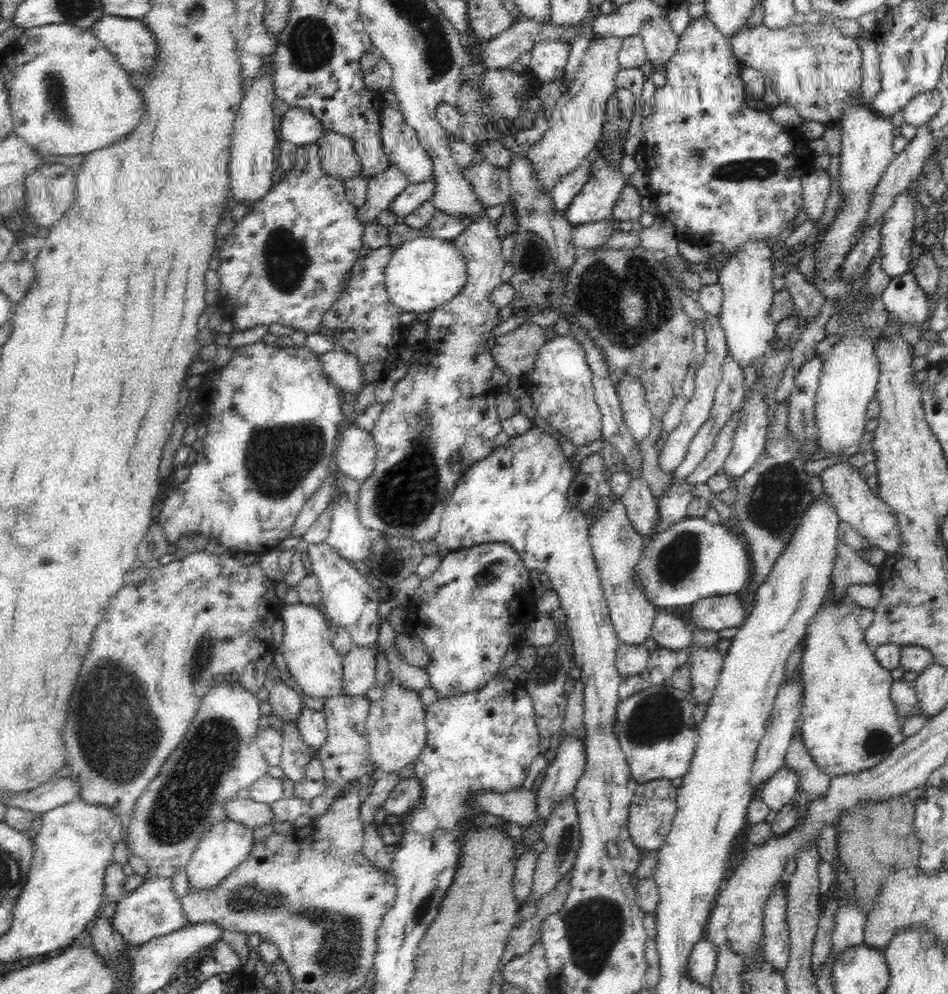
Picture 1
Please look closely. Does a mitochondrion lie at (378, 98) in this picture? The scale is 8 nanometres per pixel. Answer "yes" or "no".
no

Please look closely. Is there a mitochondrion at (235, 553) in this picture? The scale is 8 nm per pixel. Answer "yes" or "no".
no

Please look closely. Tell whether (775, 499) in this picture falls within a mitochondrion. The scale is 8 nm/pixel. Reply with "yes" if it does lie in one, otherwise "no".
yes

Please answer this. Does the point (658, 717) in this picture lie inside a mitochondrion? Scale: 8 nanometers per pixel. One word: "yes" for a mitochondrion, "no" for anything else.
yes

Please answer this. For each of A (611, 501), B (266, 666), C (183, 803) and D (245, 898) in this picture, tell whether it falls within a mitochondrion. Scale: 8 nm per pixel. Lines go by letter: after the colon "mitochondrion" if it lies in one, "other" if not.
A: other
B: other
C: mitochondrion
D: mitochondrion

